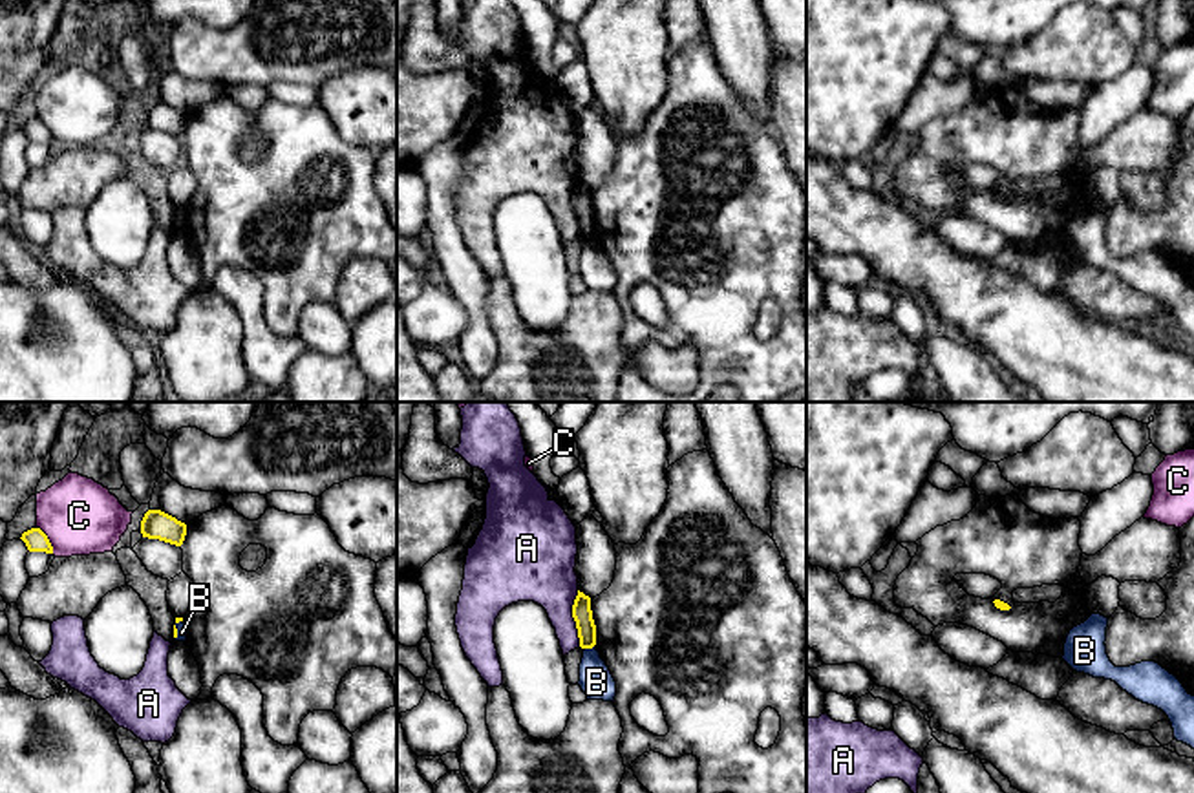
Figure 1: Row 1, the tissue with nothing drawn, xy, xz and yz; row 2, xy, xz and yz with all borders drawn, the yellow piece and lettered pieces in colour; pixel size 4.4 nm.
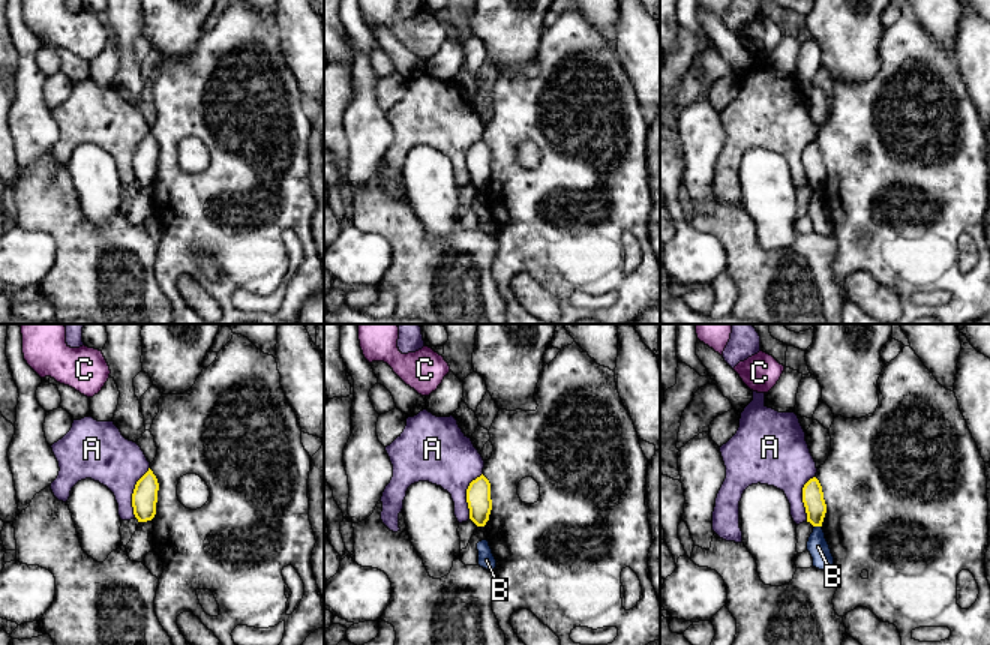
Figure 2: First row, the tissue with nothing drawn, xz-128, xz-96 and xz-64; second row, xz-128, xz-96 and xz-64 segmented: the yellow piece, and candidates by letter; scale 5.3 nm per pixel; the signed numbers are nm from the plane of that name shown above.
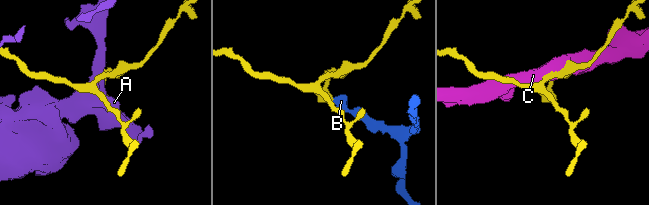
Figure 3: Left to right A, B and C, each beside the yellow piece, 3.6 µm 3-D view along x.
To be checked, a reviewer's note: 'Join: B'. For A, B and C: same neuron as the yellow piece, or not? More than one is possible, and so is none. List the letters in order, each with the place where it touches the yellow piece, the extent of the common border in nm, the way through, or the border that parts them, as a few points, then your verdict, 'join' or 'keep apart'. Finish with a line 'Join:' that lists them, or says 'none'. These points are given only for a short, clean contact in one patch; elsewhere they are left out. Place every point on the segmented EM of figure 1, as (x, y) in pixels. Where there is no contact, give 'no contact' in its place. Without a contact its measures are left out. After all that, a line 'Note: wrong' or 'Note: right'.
A: meets yellow in xz at (573, 616); contact 240 nm long; border along xz (576, 591), (573, 618), (580, 645); keep apart
B: meets yellow in xz at (589, 647); contact 40 nm long; keep apart
C: meets yellow in xy at (48, 539); contact 140 nm long; keep apart
Join: none
Note: wrong

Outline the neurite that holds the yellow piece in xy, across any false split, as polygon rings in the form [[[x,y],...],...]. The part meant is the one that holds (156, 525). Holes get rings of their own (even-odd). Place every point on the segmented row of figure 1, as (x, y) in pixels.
[[[148,510],[141,521],[141,534],[148,539],[181,546],[187,535],[187,524],[161,510]]]

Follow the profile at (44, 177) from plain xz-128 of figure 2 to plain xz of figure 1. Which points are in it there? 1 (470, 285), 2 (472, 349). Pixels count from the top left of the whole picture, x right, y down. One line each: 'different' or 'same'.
1: different
2: different

